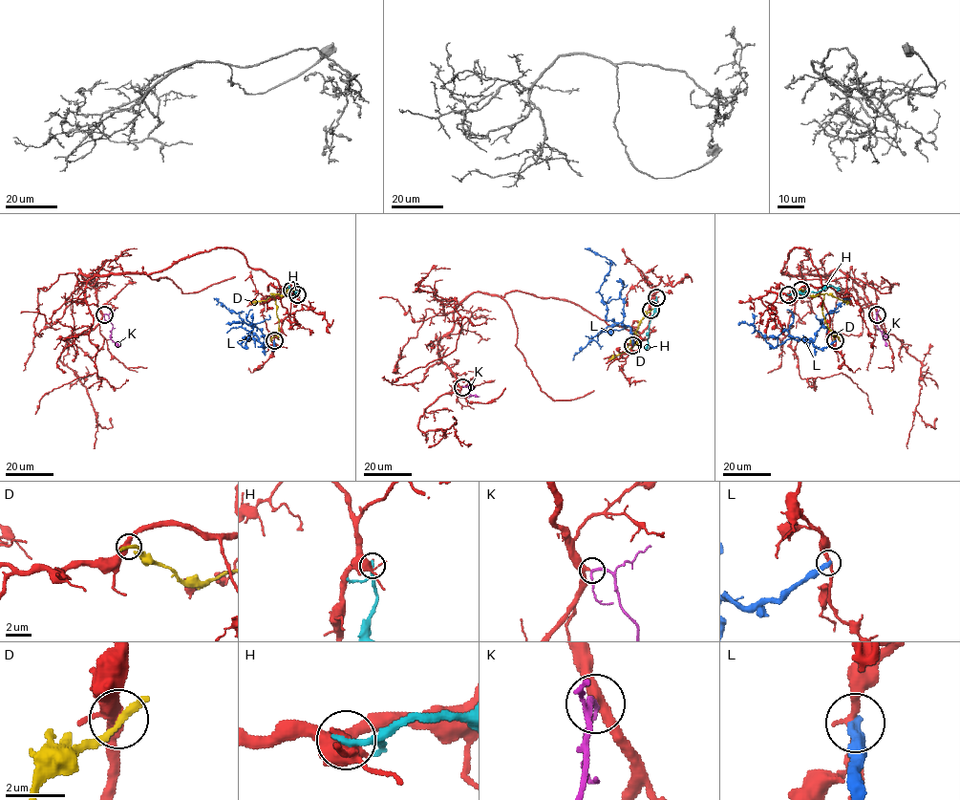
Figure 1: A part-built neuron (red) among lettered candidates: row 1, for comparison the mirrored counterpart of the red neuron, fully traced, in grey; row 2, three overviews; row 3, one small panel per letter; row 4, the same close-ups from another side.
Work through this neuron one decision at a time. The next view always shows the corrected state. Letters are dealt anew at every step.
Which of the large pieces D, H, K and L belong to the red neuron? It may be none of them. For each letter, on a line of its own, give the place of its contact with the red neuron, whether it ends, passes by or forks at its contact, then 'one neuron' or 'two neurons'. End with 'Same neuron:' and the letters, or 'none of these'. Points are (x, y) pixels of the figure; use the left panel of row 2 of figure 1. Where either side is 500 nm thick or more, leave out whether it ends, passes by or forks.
D: meets red at (291, 290); it passes by; two neurons
H: meets red at (297, 294); it passes by; two neurons
K: meets red at (104, 314); it passes by; one neuron
L: meets red at (274, 340); it ends there; two neurons
Same neuron: K

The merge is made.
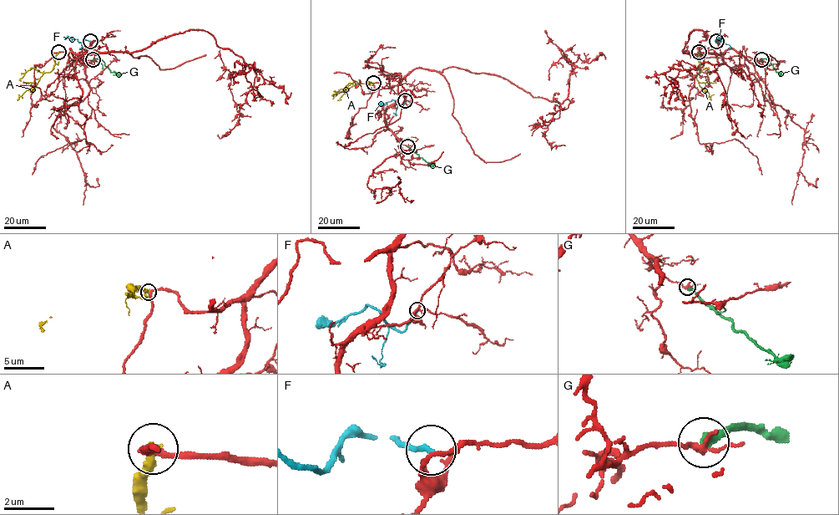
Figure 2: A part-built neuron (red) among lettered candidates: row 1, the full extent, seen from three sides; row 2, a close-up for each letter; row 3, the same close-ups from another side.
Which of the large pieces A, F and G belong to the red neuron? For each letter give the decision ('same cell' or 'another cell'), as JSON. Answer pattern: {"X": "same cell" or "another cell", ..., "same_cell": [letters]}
{"A": "another cell", "F": "another cell", "G": "another cell", "same_cell": []}

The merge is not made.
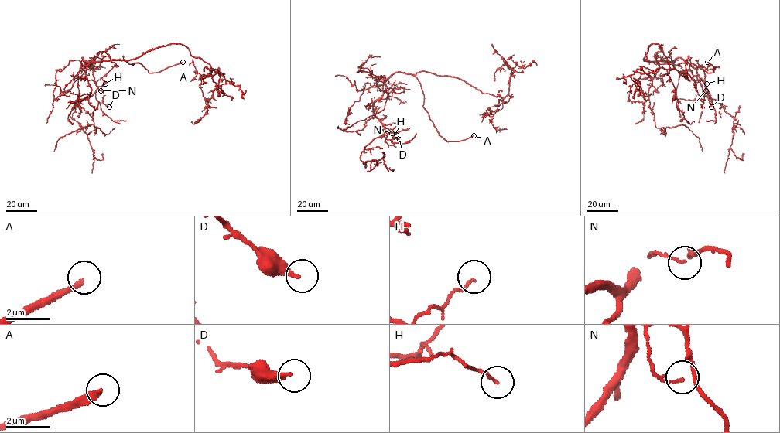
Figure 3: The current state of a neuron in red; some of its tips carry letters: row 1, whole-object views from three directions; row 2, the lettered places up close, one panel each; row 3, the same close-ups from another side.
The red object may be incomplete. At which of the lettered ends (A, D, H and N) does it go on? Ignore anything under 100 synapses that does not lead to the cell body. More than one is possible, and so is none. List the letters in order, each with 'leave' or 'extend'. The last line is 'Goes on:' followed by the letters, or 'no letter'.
A: extend
D: leave
H: leave
N: leave
Goes on: A

